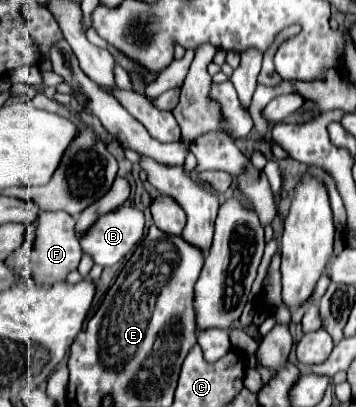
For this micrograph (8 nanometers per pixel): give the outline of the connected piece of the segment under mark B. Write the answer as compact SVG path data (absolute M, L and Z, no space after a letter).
M120 206L100 216L100 220L96 220L96 224L92 224L88 232L84 232L84 236L80 238L80 246L84 248L84 254L88 254L94 260L94 264L104 268L104 266L114 266L128 252L132 252L142 240L142 236L144 236L144 214L134 206Z

